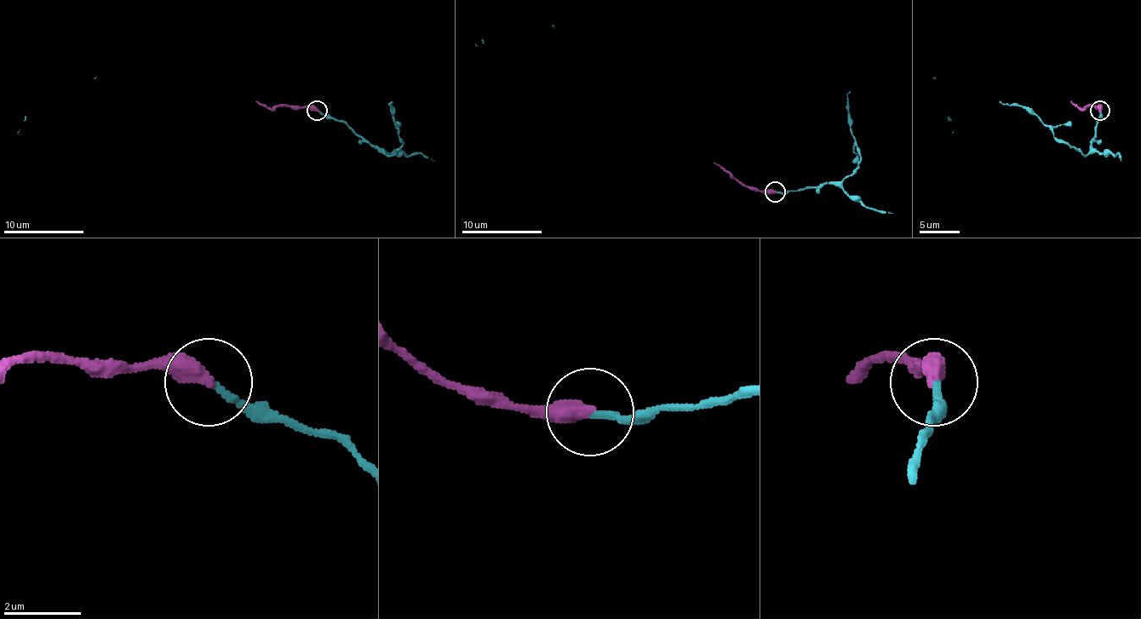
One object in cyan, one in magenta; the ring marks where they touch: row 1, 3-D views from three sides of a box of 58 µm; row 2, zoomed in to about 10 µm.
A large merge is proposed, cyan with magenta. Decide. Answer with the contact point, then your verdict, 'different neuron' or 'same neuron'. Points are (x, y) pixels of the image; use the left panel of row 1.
at (317, 110); same neuron

